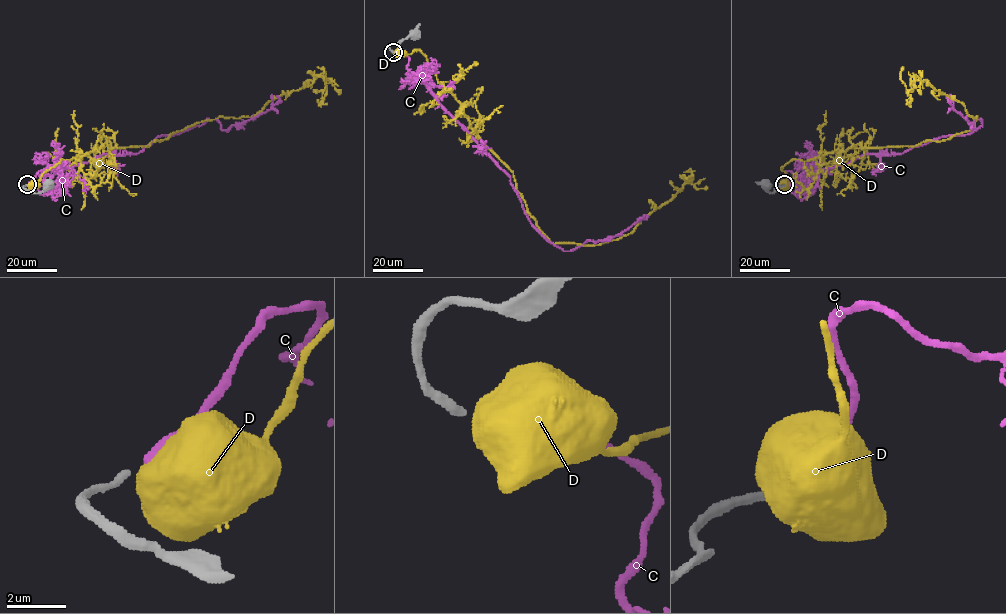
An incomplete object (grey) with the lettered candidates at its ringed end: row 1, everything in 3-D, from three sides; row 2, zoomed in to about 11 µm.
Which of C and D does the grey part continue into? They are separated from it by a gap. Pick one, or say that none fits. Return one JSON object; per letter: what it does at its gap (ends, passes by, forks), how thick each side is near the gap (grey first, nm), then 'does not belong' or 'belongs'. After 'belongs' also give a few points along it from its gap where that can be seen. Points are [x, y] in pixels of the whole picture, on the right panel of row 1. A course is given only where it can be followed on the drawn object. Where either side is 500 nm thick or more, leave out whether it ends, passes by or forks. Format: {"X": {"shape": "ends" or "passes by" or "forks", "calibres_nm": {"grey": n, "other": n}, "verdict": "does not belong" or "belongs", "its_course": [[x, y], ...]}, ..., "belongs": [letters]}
{"C": {"shape": "ends", "calibres_nm": {"grey": 280, "other": 200}, "verdict": "belongs", "its_course": [[784, 183], [787, 171], [809, 175], [865, 154], [902, 153], [982, 126], [976, 119], [971, 130], [946, 96]]}, "D": {"calibres_nm": {"grey": 280, "other": 1000}, "verdict": "does not belong"}, "belongs": ["C"]}

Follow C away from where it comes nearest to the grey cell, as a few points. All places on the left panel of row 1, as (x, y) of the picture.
C: (28, 183), (40, 171), (138, 153), (210, 119), (222, 130), (241, 125), (277, 96)

